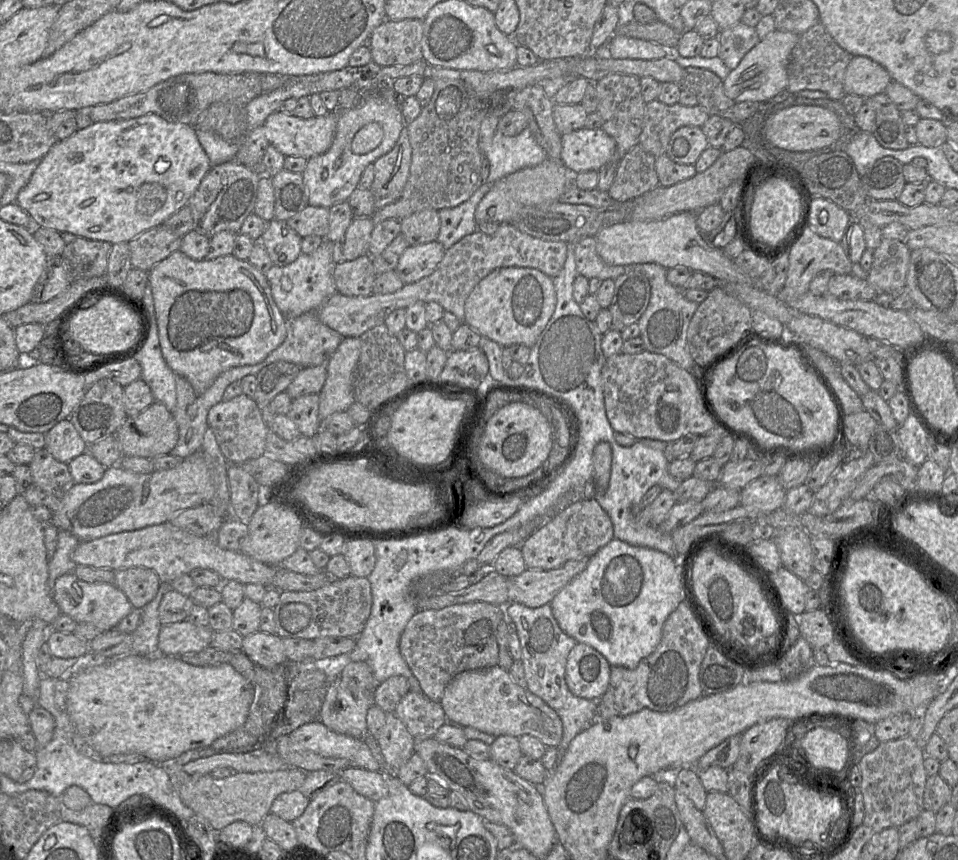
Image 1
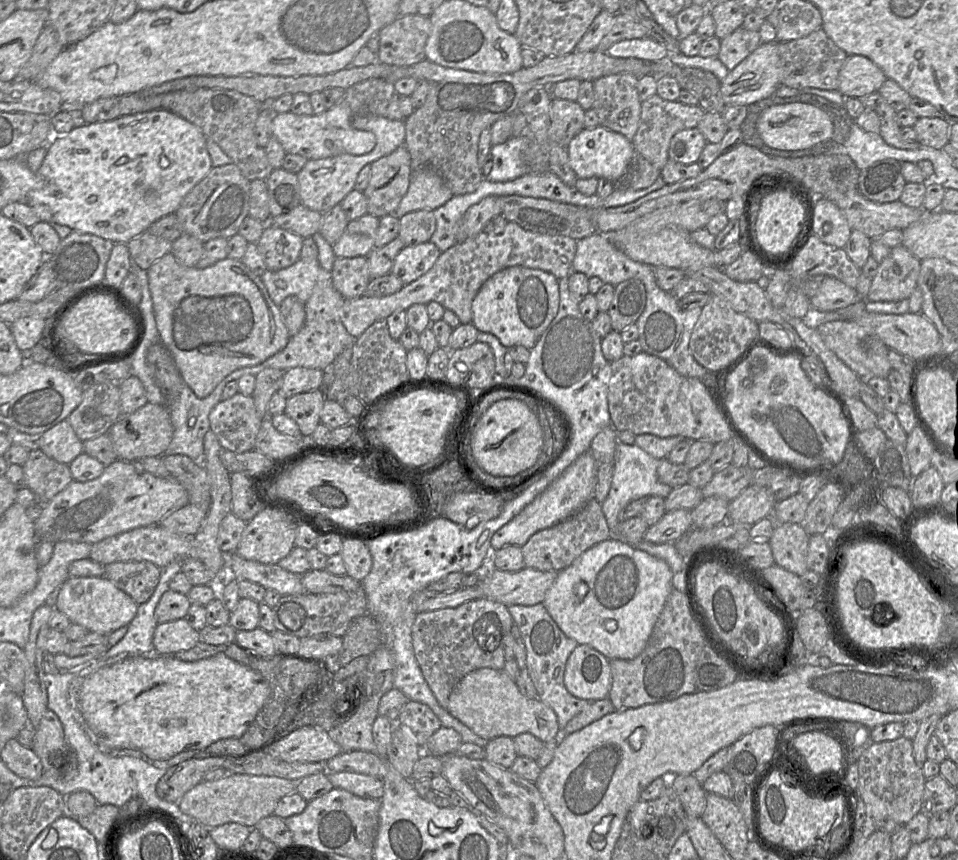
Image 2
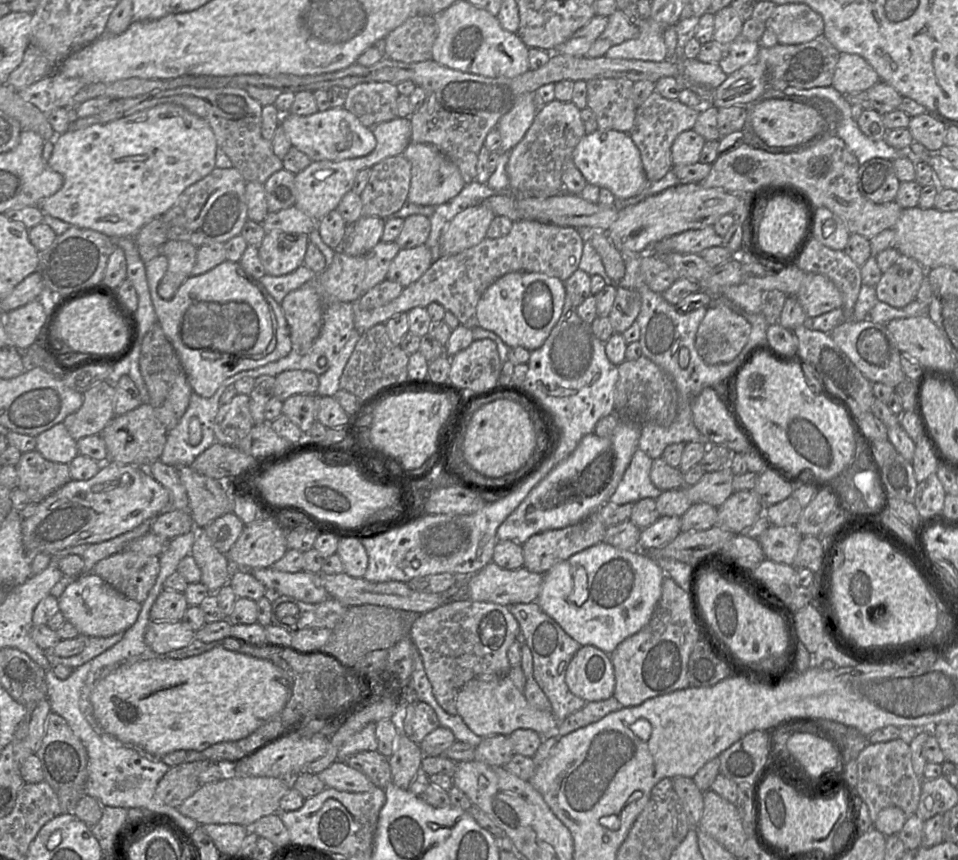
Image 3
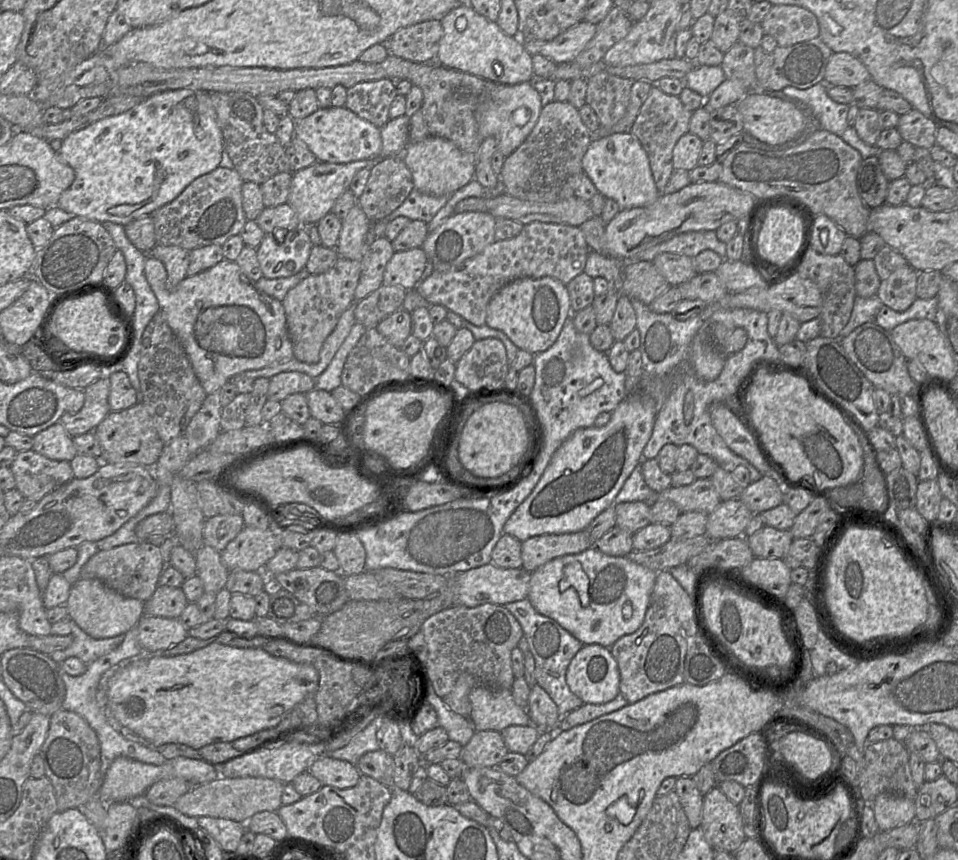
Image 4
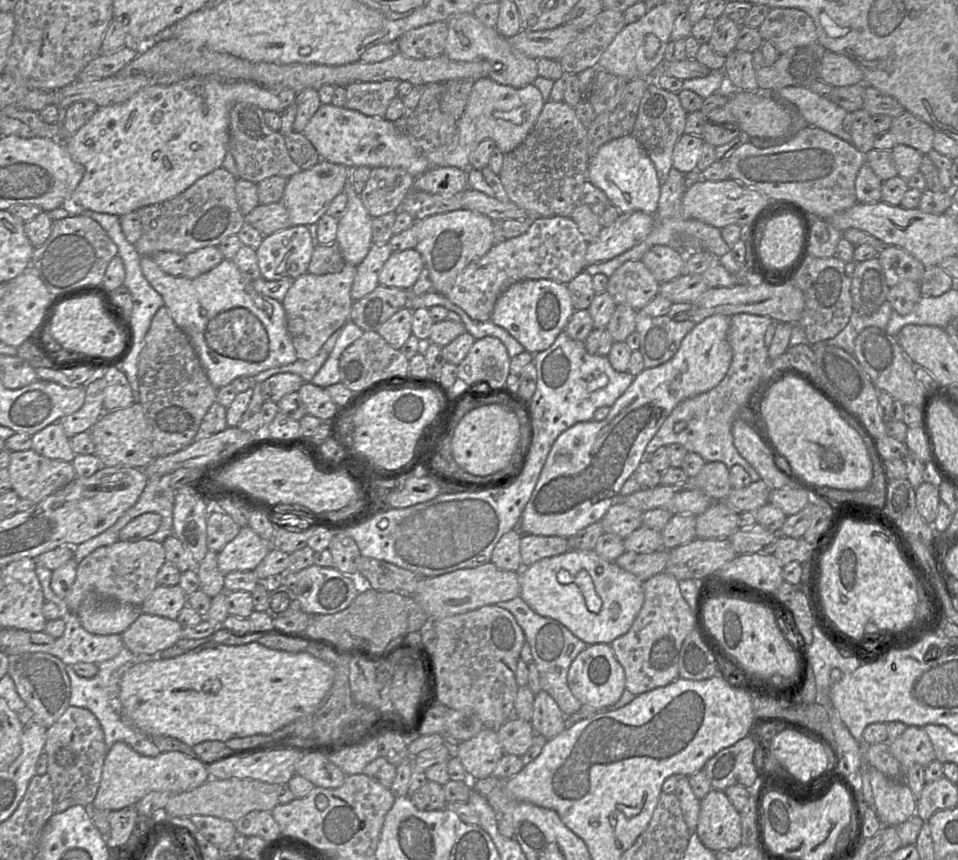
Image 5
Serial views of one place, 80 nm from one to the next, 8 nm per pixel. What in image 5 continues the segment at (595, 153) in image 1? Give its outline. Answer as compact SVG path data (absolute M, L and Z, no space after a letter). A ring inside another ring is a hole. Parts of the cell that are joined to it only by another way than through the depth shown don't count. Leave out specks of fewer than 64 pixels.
M631 135L613 139L602 145L589 159L588 180L602 190L621 213L642 211L655 215L660 198L660 183L653 162L638 140Z

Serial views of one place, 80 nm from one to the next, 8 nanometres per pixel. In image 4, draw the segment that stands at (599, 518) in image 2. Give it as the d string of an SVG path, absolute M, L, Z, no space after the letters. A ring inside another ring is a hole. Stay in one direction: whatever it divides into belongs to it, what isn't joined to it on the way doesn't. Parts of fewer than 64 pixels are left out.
M586 530L534 536L522 542L522 568L532 573L557 557L579 554L593 546Z

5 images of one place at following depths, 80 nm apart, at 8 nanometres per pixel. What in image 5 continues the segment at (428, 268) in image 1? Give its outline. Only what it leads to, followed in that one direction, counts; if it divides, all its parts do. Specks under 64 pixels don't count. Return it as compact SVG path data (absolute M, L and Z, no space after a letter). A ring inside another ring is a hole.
M416 249L392 252L378 276L382 286L409 290L418 279L424 261Z

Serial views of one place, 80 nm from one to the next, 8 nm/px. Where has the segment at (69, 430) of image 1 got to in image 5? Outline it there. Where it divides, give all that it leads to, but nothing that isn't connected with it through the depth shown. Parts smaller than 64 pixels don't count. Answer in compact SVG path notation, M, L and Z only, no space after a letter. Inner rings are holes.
M55 422L32 435L31 449L46 458L71 463L76 454L70 447L69 439L62 425Z

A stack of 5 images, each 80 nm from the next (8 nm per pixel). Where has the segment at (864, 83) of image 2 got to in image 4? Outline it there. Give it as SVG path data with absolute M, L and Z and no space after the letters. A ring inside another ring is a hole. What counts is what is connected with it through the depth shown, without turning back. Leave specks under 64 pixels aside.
M846 52L832 53L824 76L827 85L853 89L869 80L869 71L858 58Z

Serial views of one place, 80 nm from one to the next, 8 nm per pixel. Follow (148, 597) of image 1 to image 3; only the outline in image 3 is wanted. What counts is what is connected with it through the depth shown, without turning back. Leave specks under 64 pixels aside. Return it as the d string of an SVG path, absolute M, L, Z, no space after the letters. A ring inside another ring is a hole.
M122 550L98 561L92 572L126 597L143 603L156 583L160 558Z

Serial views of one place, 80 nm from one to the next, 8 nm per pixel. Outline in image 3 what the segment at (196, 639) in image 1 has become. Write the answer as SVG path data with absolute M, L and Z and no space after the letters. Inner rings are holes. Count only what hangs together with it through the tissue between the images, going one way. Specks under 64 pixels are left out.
M152 621L145 631L145 643L149 651L166 654L188 646L196 631L183 621Z

